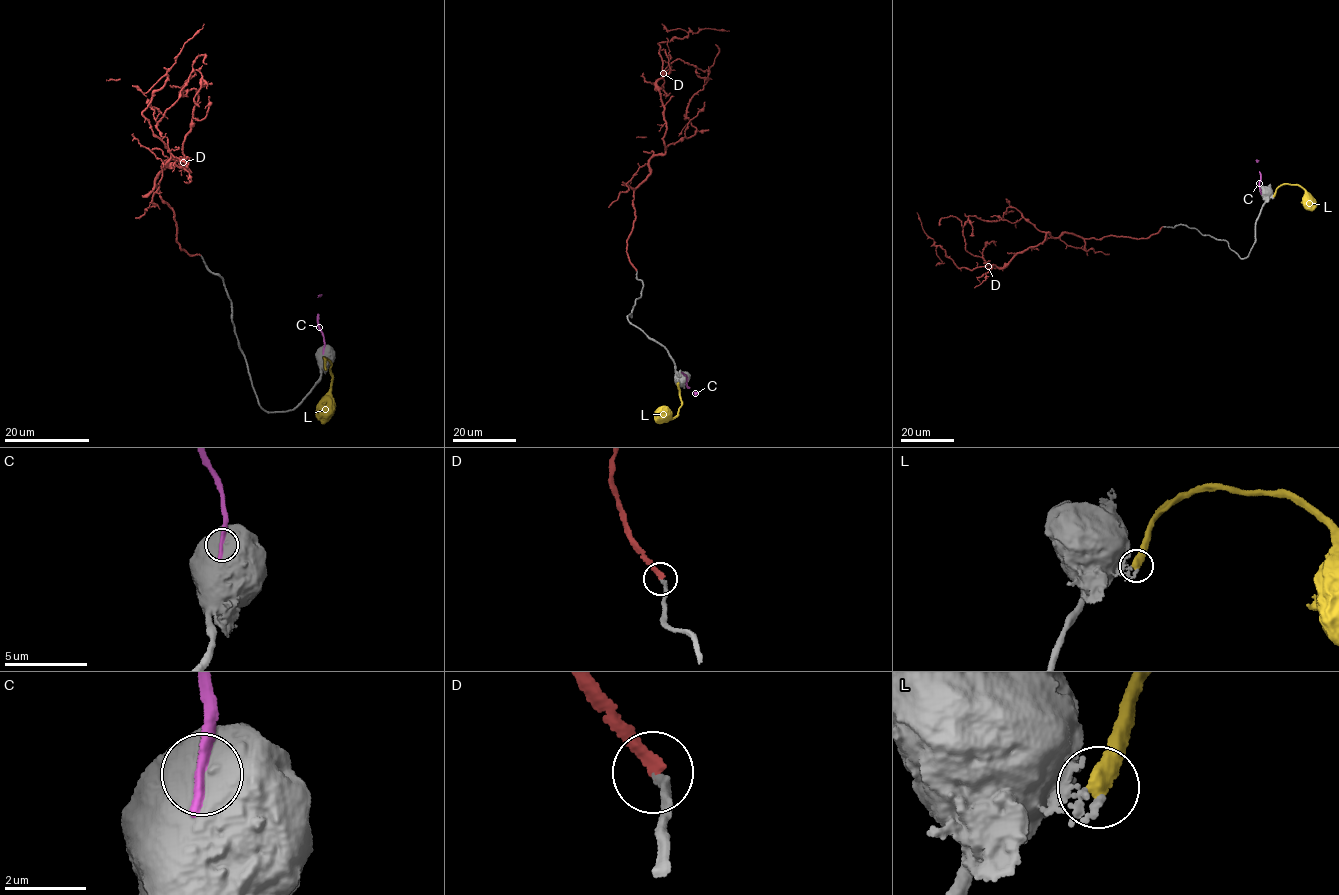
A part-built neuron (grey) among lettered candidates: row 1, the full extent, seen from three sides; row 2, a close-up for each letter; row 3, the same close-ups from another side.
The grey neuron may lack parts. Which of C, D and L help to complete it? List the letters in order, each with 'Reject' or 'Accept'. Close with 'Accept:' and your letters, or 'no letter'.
C: Reject
D: Accept
L: Reject
Accept: D

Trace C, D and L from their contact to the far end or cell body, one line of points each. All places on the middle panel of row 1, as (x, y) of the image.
C: (683, 374), (689, 388), (698, 392)
D: (635, 270), (626, 248), (634, 188), (650, 173), (651, 157), (666, 150), (658, 43), (706, 28), (729, 31)
L: (677, 383), (681, 407), (678, 415), (671, 418), (665, 409), (656, 412)

